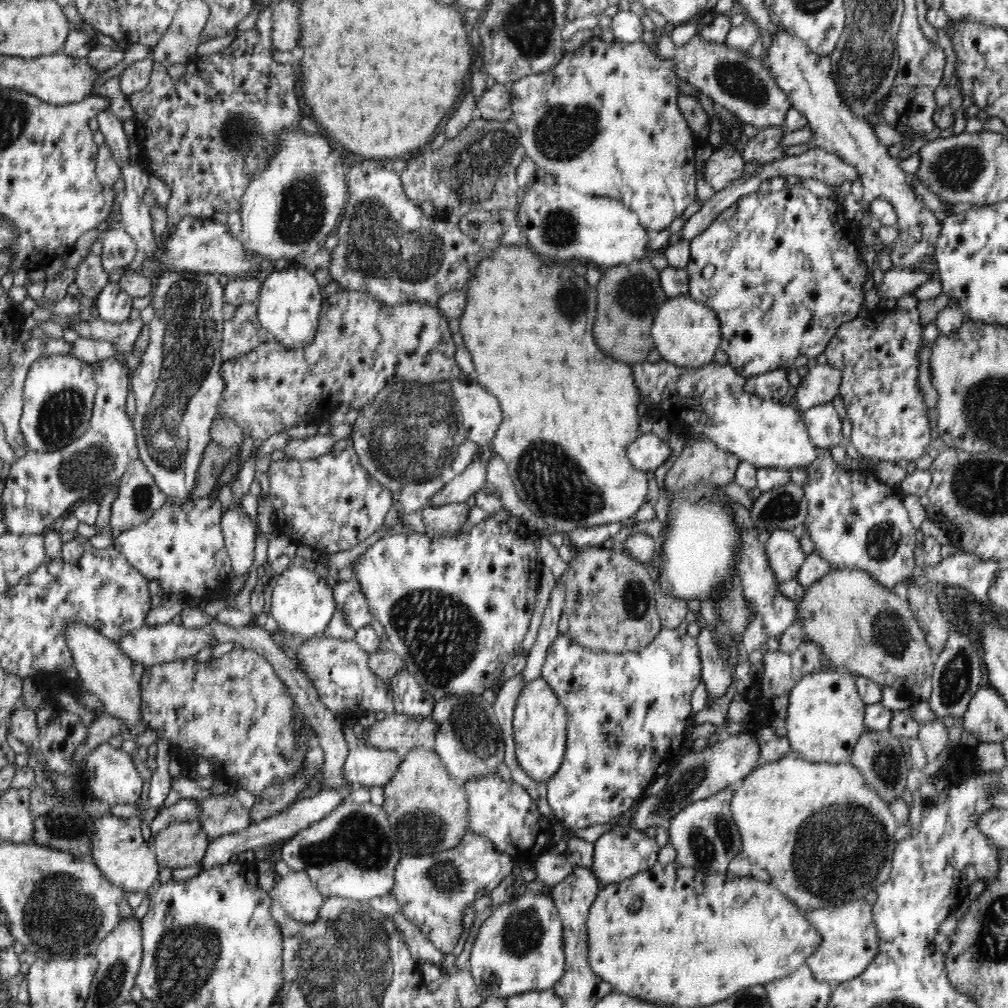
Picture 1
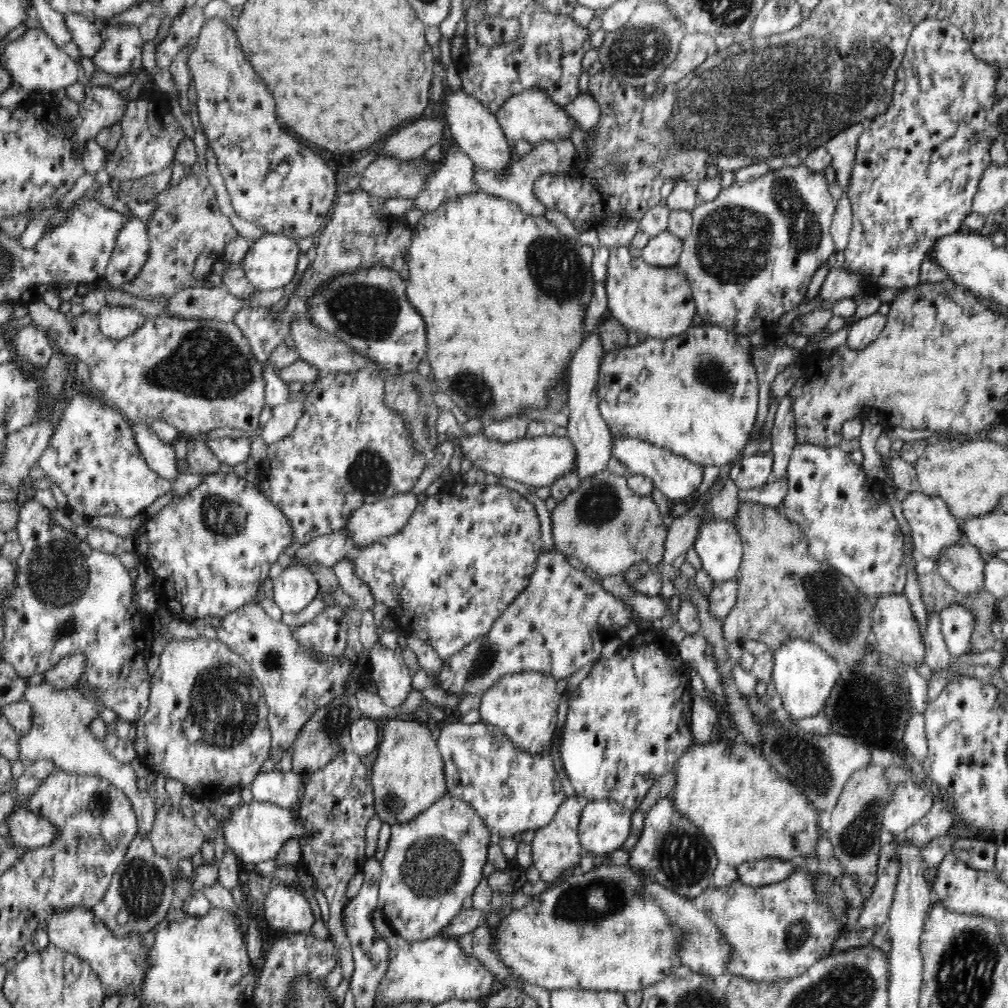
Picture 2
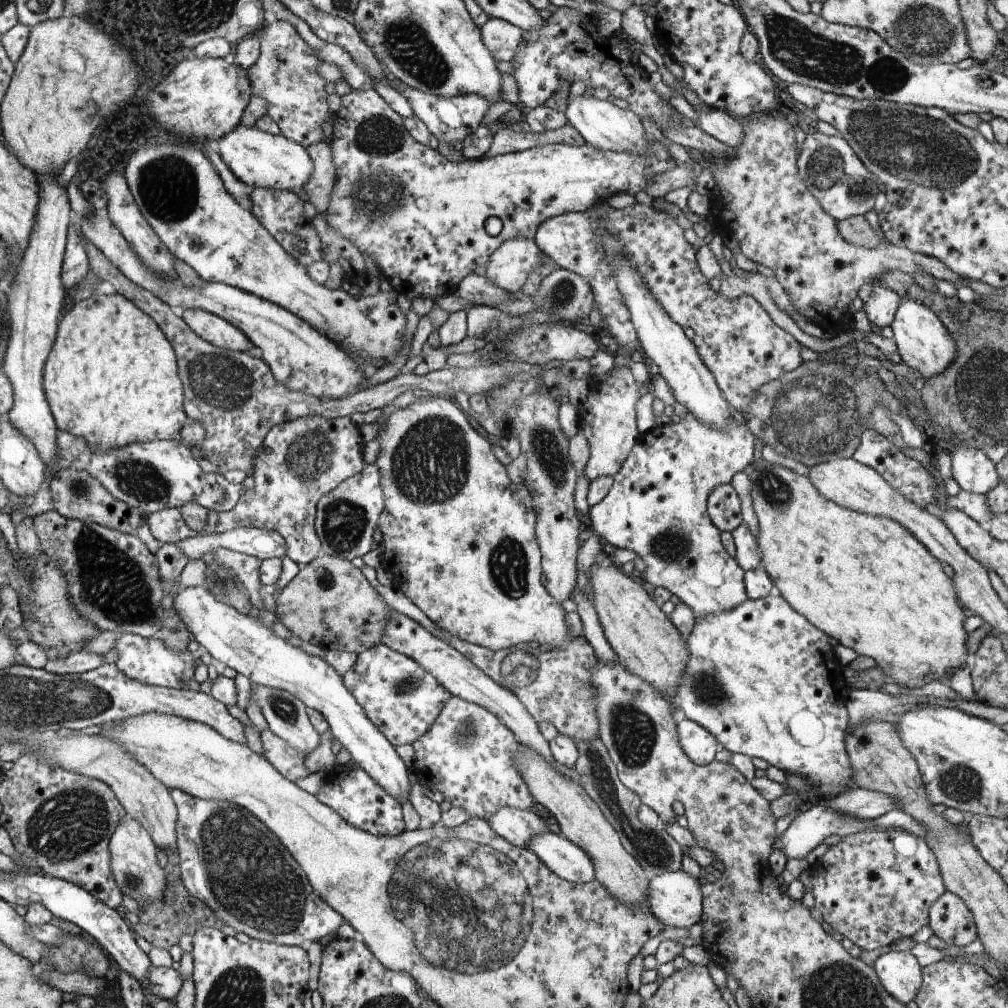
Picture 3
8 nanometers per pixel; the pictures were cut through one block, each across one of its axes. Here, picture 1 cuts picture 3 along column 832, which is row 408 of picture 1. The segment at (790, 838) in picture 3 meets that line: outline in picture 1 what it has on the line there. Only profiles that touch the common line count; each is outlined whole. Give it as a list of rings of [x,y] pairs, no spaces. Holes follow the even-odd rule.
[[[832,403],[817,405],[804,411],[803,422],[816,447],[828,449],[844,443],[843,422]]]

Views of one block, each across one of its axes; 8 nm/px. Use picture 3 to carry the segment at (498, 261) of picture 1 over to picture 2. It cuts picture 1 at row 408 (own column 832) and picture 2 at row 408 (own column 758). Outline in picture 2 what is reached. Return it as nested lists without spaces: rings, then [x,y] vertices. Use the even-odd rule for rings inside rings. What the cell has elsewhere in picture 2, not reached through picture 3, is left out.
[[[468,192],[466,194],[462,194],[460,197],[456,198],[446,198],[438,208],[432,210],[432,212],[425,213],[417,224],[413,228],[413,234],[409,238],[409,245],[405,248],[405,256],[404,260],[408,265],[408,271],[406,274],[407,280],[407,288],[405,289],[405,298],[408,299],[408,302],[412,304],[412,307],[416,308],[416,311],[422,315],[424,318],[424,322],[426,325],[426,336],[427,336],[427,354],[426,360],[431,366],[431,379],[438,380],[438,382],[444,382],[444,384],[437,384],[442,391],[444,391],[452,401],[456,402],[456,406],[462,412],[466,413],[468,419],[478,418],[483,422],[492,422],[496,420],[504,420],[511,417],[526,417],[525,413],[520,413],[521,409],[525,408],[533,408],[534,410],[546,410],[547,405],[549,404],[548,390],[550,388],[554,388],[556,384],[560,384],[564,378],[566,378],[566,374],[569,374],[569,367],[571,366],[571,358],[574,356],[574,352],[578,350],[578,347],[583,343],[584,340],[584,316],[586,316],[586,306],[588,306],[588,300],[592,300],[592,286],[594,281],[594,275],[592,275],[592,258],[593,252],[592,247],[590,245],[582,244],[576,238],[571,239],[569,237],[564,236],[558,228],[552,225],[547,219],[545,219],[545,215],[534,216],[528,214],[516,204],[500,197],[490,196],[488,194],[484,194],[482,192]]]

